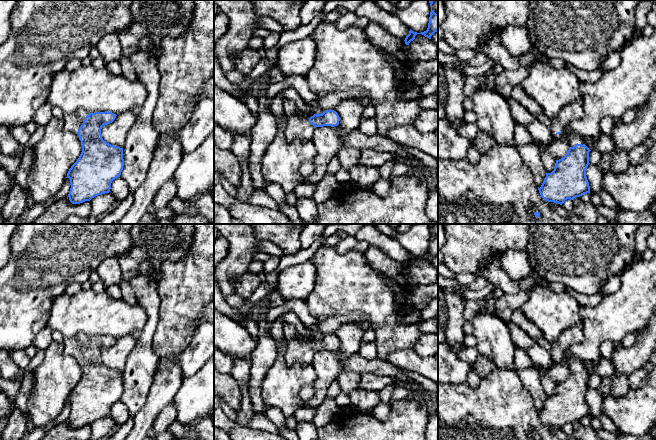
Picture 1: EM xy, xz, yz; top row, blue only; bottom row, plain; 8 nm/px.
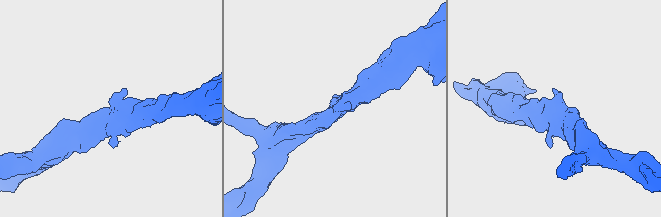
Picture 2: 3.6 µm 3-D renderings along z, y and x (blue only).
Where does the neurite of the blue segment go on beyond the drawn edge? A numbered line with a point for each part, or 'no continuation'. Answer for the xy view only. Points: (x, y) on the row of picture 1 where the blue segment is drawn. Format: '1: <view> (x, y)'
1: xy (72, 122)

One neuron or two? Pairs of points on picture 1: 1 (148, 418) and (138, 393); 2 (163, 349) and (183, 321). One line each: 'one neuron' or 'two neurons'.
1: two neurons
2: one neuron

